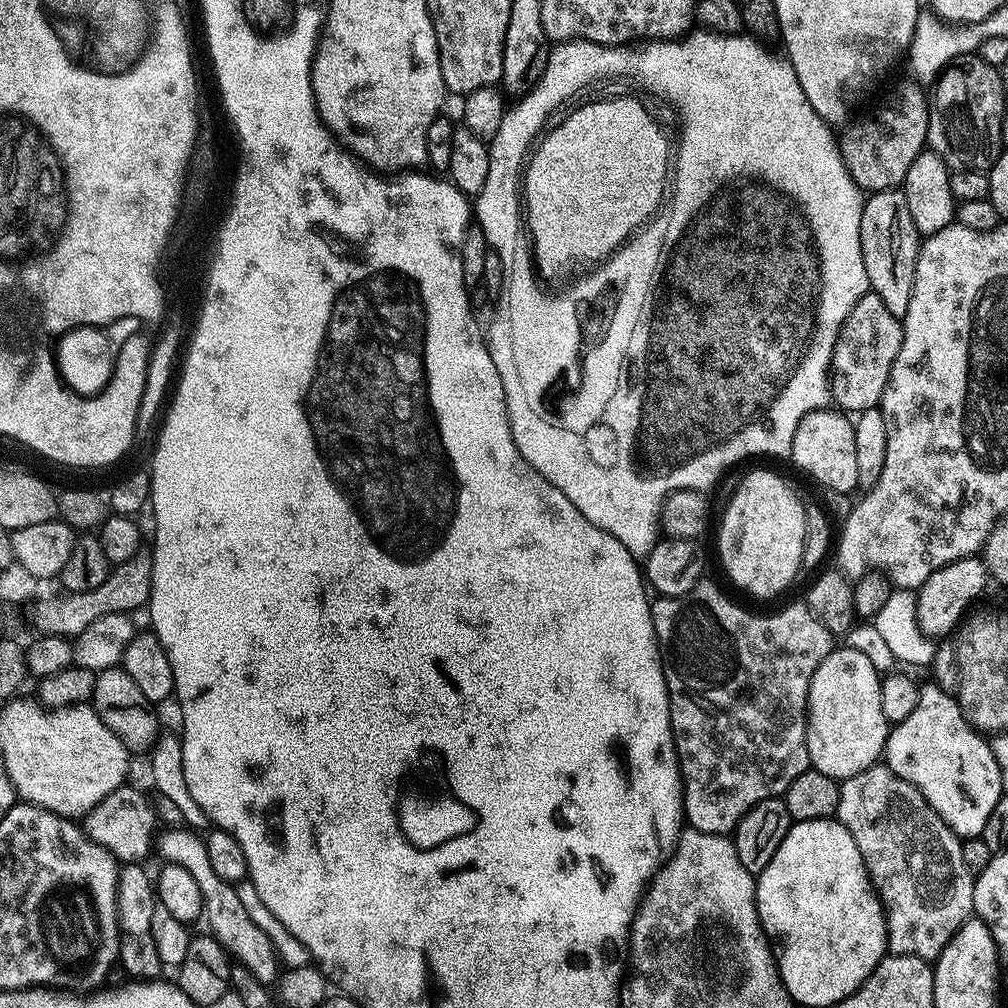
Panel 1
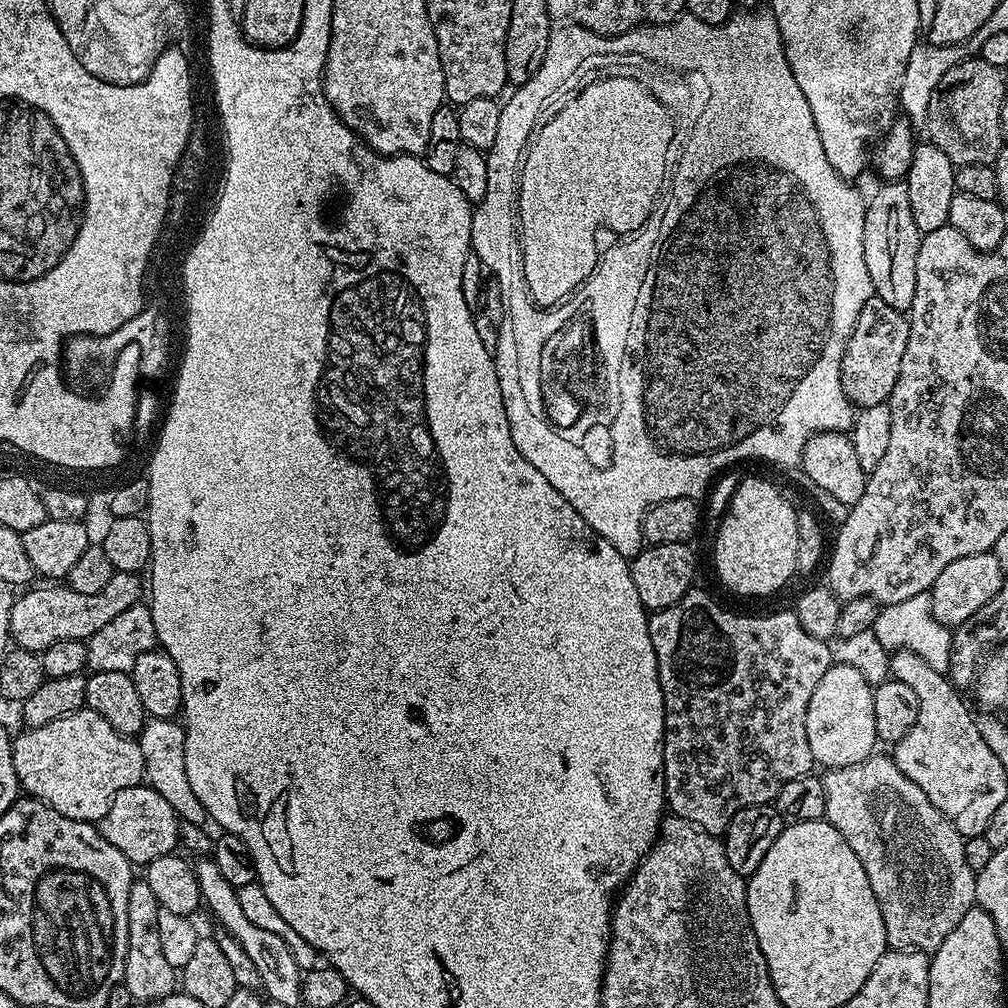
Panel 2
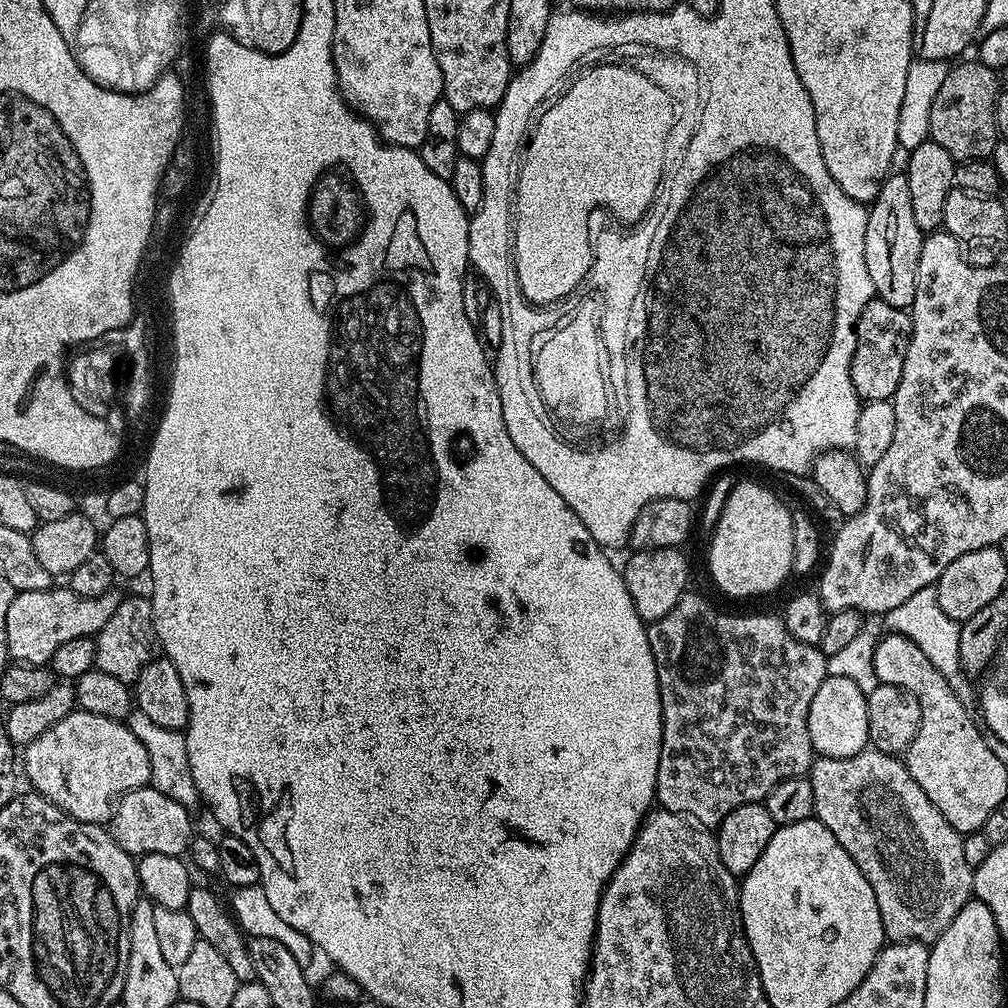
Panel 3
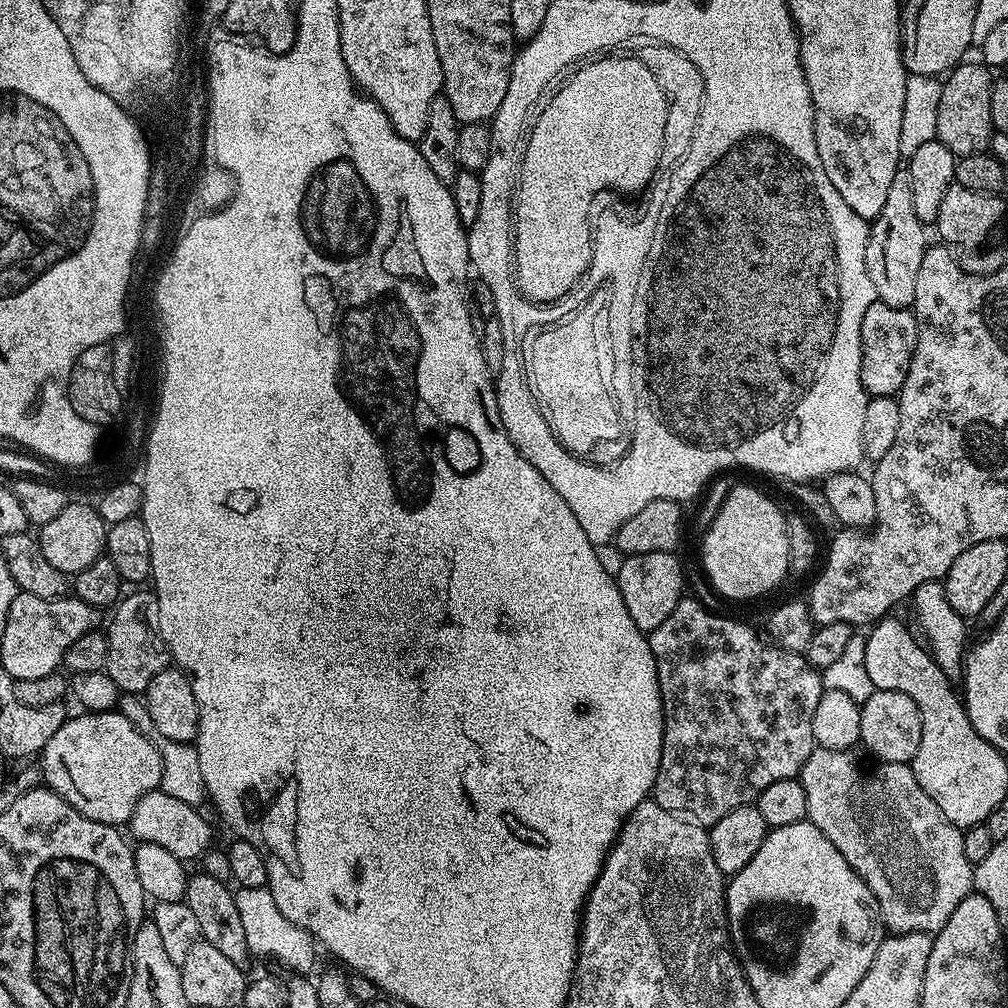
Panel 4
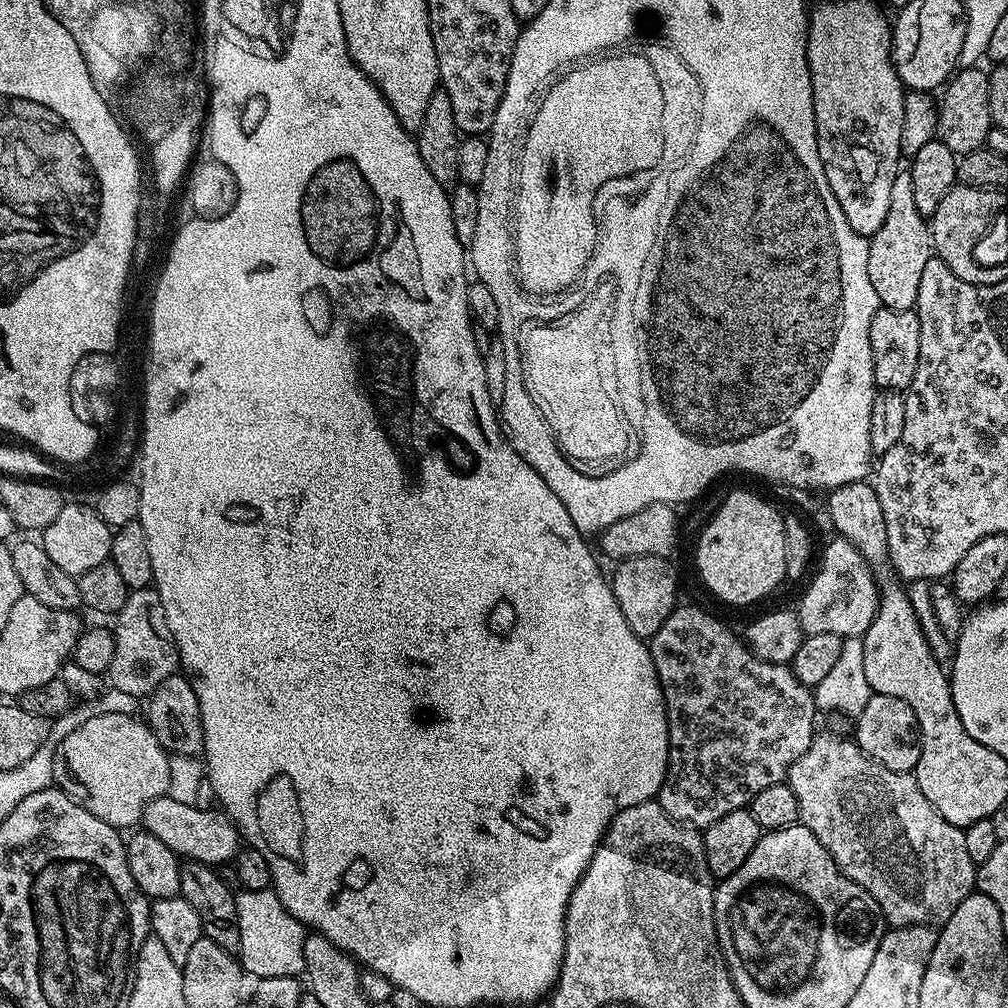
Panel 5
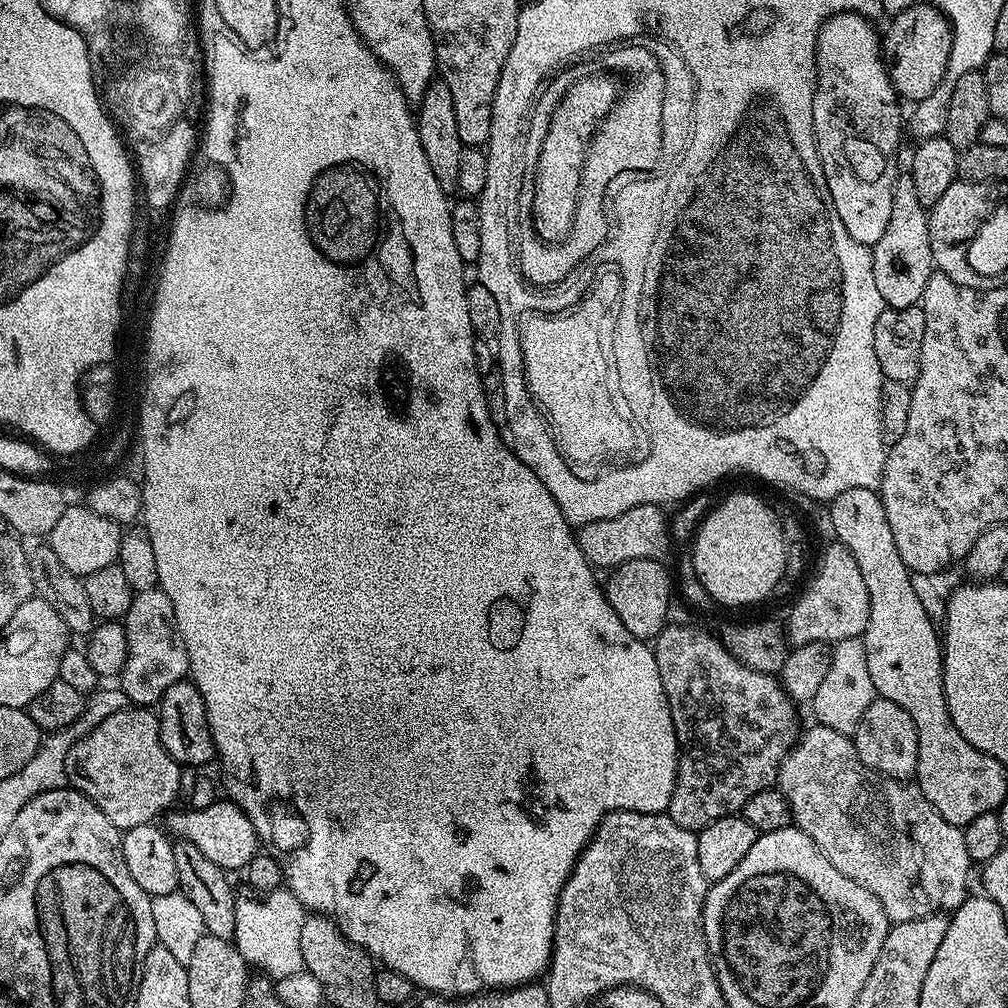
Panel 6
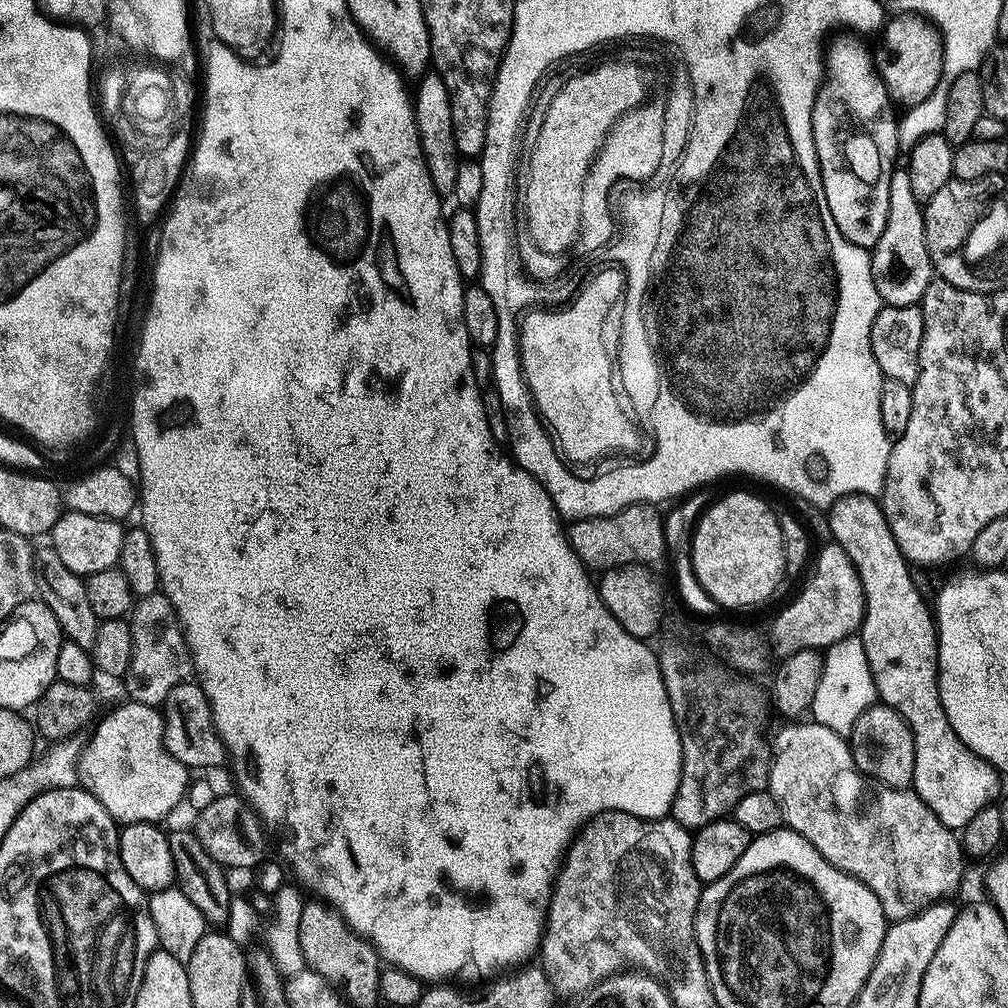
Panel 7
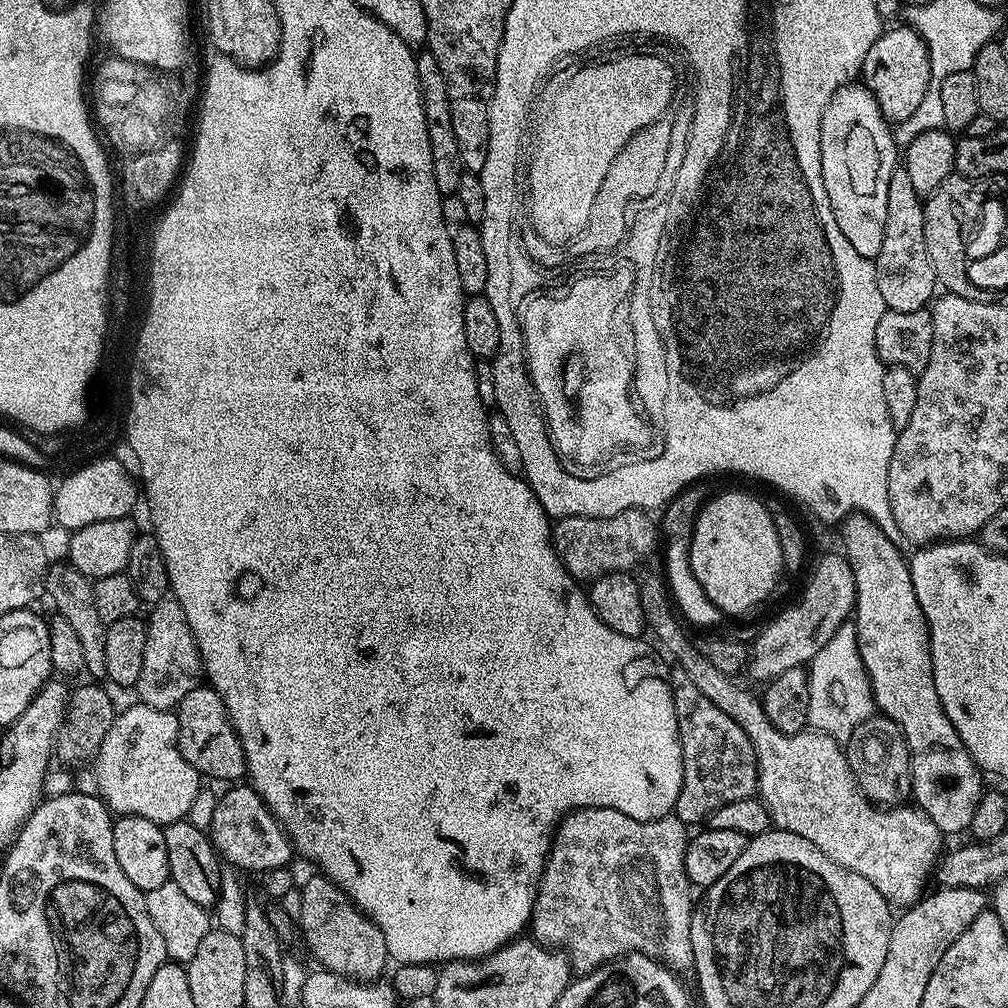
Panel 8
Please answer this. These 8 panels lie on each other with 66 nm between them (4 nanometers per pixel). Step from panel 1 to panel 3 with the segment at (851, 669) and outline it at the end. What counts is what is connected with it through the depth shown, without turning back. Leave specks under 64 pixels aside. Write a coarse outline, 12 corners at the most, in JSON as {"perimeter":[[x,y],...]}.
{"perimeter":[[826,677],[810,702],[817,757],[869,747],[867,695]]}

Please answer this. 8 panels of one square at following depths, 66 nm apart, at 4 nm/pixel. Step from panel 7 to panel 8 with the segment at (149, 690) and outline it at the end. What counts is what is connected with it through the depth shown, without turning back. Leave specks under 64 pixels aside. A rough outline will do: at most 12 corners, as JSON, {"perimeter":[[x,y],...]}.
{"perimeter":[[175,598],[151,605],[139,703],[175,709],[204,664]]}

